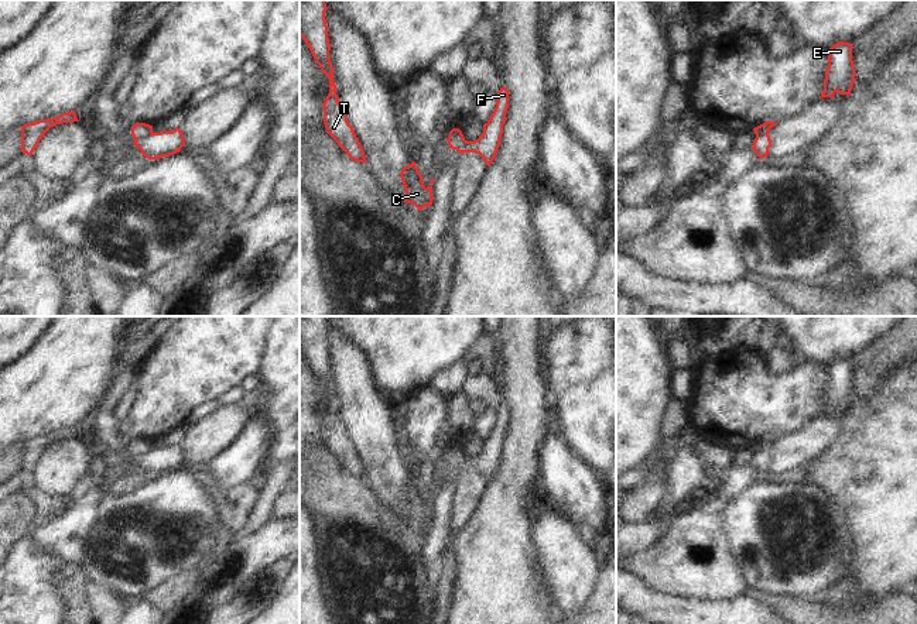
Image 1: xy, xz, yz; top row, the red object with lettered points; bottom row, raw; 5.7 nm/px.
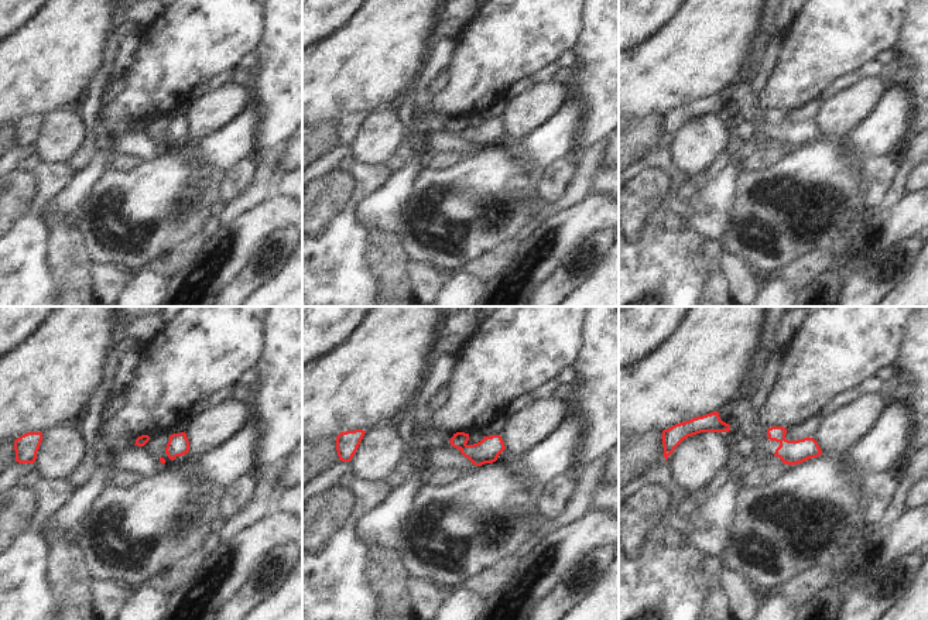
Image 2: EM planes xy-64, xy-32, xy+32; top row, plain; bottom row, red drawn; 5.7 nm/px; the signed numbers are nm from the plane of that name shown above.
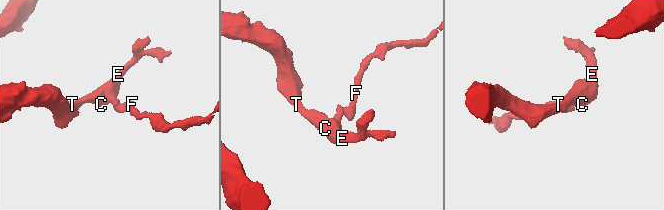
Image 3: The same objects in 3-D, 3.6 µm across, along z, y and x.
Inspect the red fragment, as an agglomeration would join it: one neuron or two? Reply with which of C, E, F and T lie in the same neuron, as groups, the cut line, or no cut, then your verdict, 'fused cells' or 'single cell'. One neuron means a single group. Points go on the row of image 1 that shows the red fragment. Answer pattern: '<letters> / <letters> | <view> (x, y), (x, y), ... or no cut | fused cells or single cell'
C E T / F | xy (151, 132), (136, 140) | fused cells

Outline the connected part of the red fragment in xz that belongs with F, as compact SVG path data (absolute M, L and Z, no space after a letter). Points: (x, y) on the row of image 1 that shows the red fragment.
M503 86L497 92L497 102L490 119L483 124L482 136L475 141L466 141L463 152L479 154L489 167L500 145L506 112L509 109L509 90Z

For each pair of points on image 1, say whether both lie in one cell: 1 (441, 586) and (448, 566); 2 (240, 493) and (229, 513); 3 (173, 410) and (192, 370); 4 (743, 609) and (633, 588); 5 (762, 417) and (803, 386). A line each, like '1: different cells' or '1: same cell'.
1: same cell
2: same cell
3: same cell
4: same cell
5: same cell

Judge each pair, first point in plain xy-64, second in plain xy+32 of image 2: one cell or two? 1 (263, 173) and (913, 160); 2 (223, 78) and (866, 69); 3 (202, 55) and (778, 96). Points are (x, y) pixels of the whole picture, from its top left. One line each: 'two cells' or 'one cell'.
1: one cell
2: one cell
3: one cell

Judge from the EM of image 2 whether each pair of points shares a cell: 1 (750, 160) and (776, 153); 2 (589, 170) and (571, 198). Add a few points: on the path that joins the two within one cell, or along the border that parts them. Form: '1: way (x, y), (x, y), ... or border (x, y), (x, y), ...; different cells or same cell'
1: way (756, 158), (770, 156); same cell
2: way (582, 177), (575, 191); same cell

